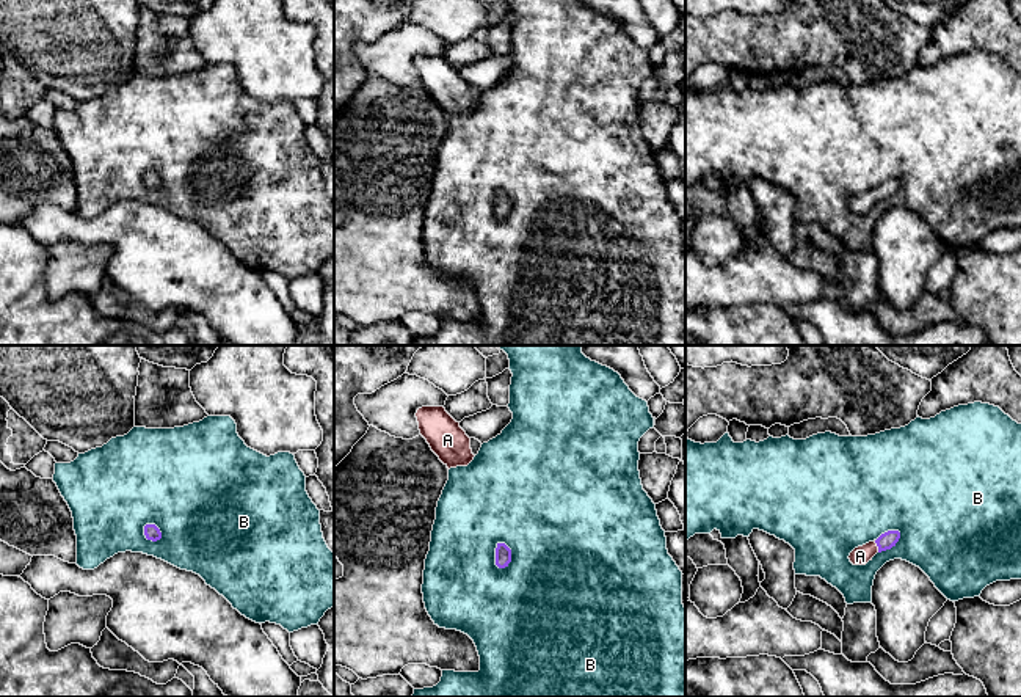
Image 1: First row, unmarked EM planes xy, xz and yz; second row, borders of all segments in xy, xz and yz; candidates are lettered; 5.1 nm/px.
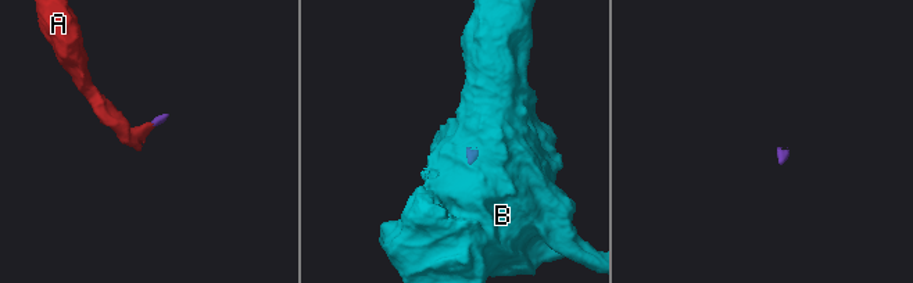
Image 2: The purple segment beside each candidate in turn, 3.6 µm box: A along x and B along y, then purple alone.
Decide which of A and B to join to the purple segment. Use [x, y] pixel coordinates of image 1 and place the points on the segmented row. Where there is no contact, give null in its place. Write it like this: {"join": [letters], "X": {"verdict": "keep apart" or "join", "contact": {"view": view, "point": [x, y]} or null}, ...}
{"join": ["A"], "A": {"verdict": "join", "contact": {"view": "yz", "point": [877, 545]}}, "B": {"verdict": "keep apart", "contact": {"view": "xz", "point": [496, 558]}}}

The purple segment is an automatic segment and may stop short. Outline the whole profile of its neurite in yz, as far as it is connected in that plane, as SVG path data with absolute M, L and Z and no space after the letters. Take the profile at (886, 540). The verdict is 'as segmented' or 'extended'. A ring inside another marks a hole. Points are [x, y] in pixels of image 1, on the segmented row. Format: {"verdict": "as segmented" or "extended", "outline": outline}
{"verdict": "extended", "outline": "M888 531L881 534L877 540L869 542L863 546L855 548L848 559L853 565L866 565L877 553L891 549L900 538L899 531Z"}

